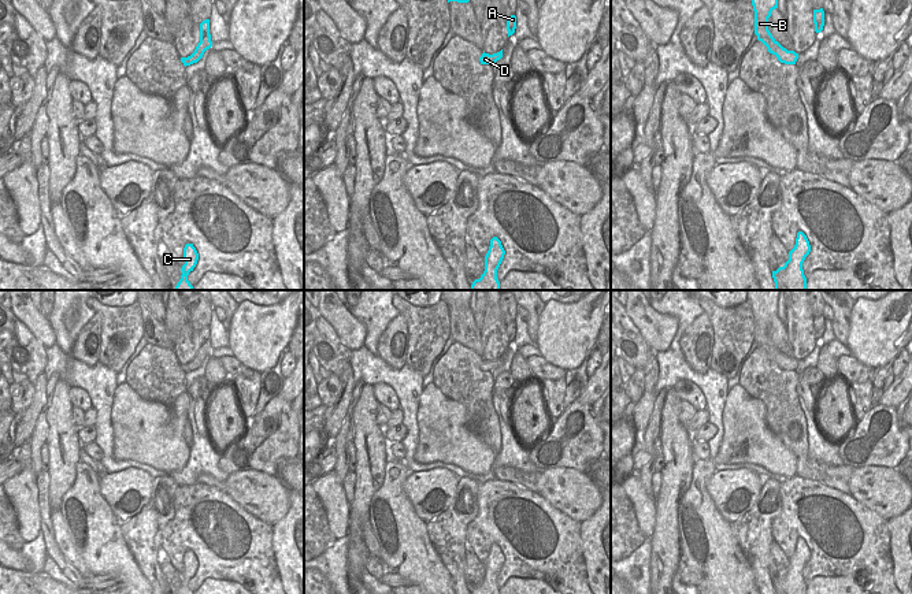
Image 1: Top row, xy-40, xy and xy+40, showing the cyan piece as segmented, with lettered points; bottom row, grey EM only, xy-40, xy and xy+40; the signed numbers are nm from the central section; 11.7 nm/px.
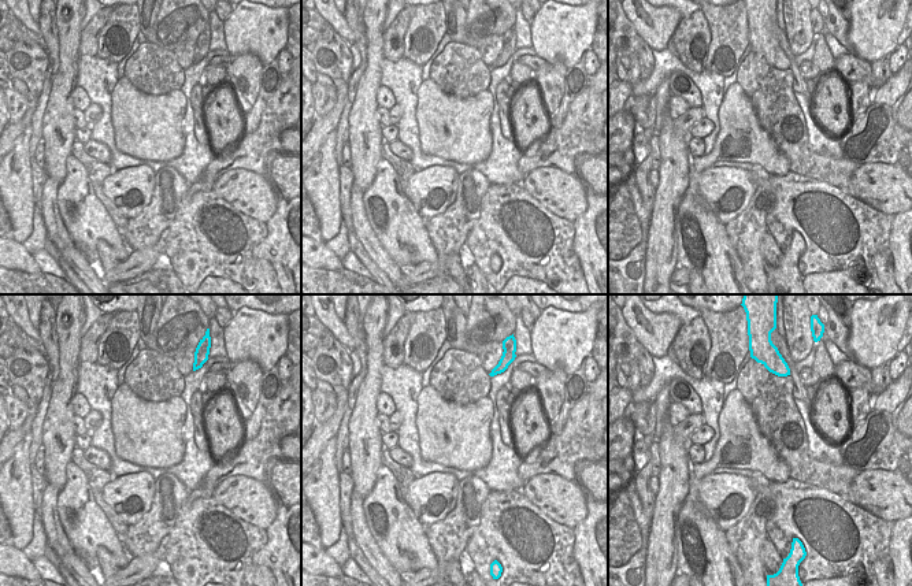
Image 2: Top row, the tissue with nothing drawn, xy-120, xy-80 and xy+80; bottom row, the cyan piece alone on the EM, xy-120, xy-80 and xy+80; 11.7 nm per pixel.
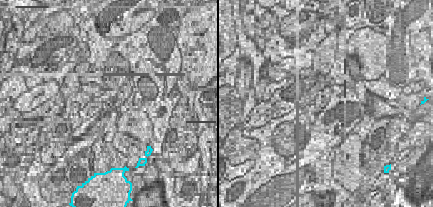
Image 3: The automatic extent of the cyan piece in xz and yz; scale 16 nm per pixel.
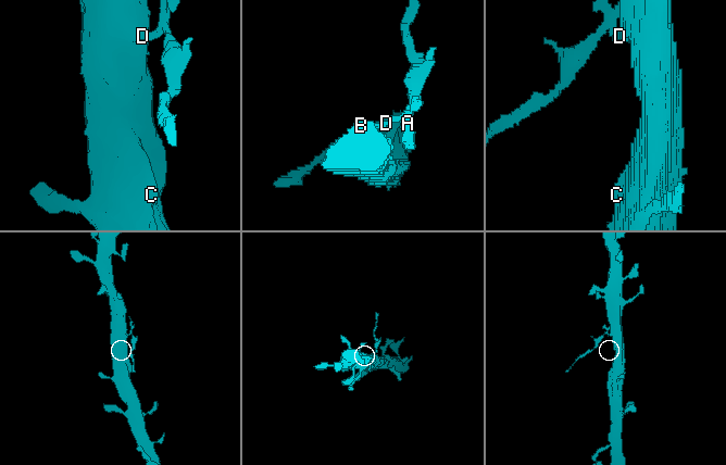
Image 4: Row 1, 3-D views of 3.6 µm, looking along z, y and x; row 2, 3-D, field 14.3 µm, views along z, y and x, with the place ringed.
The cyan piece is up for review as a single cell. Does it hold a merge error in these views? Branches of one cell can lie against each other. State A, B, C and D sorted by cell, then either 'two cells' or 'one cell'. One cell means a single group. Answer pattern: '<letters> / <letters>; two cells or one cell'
A / B C D; two cells

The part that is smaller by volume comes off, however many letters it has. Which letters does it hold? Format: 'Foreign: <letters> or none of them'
Foreign: A.

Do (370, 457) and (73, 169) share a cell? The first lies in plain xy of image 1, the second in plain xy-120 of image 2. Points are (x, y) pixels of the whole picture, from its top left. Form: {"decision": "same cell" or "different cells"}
{"decision": "different cells"}

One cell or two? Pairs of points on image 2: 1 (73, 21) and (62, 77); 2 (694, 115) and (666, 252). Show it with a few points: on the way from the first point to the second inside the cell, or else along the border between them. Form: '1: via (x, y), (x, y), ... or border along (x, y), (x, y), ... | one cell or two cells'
1: via (69, 34), (69, 63) | one cell
2: border along (673, 121), (673, 125), (686, 137) | two cells

